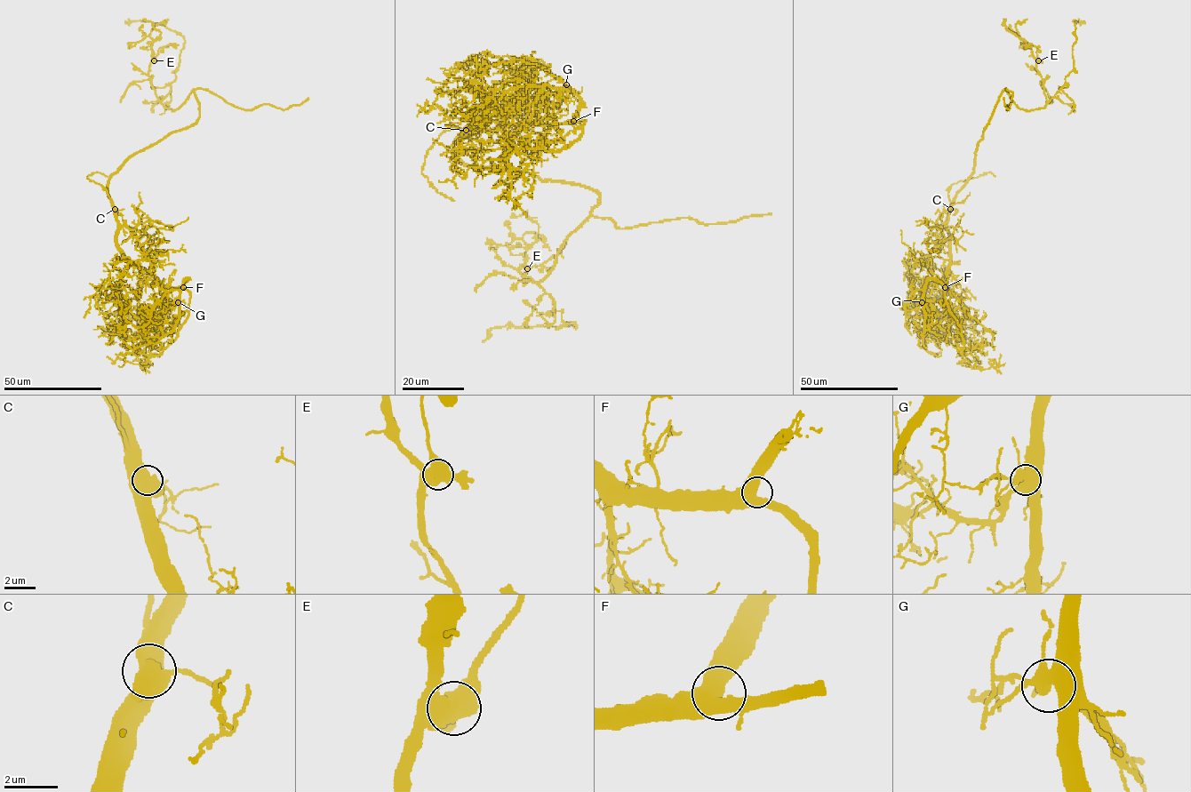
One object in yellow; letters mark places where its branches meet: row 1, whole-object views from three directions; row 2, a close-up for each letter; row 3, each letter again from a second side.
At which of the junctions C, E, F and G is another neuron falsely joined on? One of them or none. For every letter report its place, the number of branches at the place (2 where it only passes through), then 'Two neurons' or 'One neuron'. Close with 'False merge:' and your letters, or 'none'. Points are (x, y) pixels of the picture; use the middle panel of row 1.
C: Place: (466, 130). Branches: 3. Two neurons
E: Place: (527, 268). Branches: 3. One neuron
F: Place: (573, 121). Branches: 3. One neuron
G: Place: (566, 84). Branches: 3. One neuron
False merge: C

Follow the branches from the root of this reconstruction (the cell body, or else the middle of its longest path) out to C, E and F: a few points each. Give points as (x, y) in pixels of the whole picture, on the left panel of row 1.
C: (125, 162), (107, 183), (107, 192), (115, 209)
E: (125, 162), (192, 126), (199, 116), (193, 91), (178, 109), (164, 107), (148, 74), (154, 60)
F: (125, 162), (110, 177), (107, 189), (117, 223), (116, 247), (126, 258), (147, 269), (166, 286), (183, 287)

